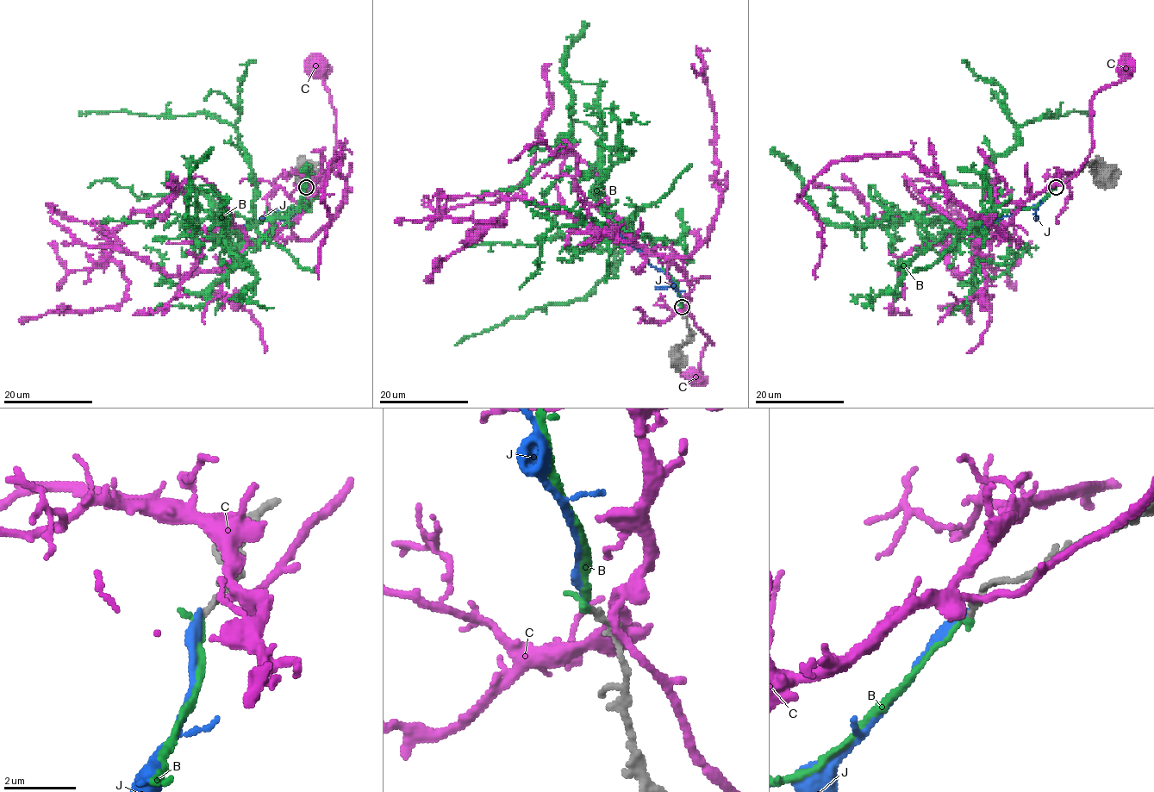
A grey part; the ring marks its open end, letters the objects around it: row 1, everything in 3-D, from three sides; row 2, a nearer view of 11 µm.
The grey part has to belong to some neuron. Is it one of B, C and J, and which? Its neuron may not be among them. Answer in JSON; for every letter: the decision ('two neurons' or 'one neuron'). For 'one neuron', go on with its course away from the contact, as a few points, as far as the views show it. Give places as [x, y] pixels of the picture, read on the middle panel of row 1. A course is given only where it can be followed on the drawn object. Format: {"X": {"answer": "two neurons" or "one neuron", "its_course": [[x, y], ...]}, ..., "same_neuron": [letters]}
{"B": {"answer": "one neuron", "its_course": [[682, 306], [651, 241], [602, 209], [600, 136], [572, 121], [558, 141], [584, 21]]}, "C": {"answer": "two neurons"}, "J": {"answer": "two neurons"}, "same_neuron": ["B"]}

